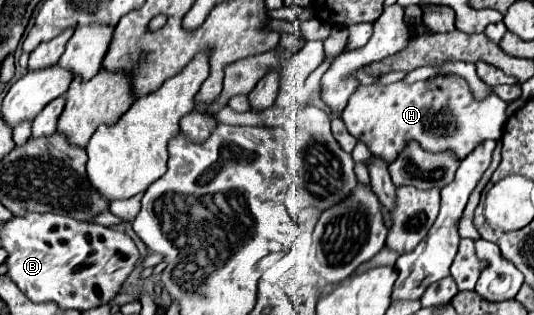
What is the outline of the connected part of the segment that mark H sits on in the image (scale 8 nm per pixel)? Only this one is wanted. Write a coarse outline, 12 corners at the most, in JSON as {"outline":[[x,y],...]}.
{"outline":[[459,75],[357,87],[341,115],[385,163],[409,141],[465,159],[507,103]]}

